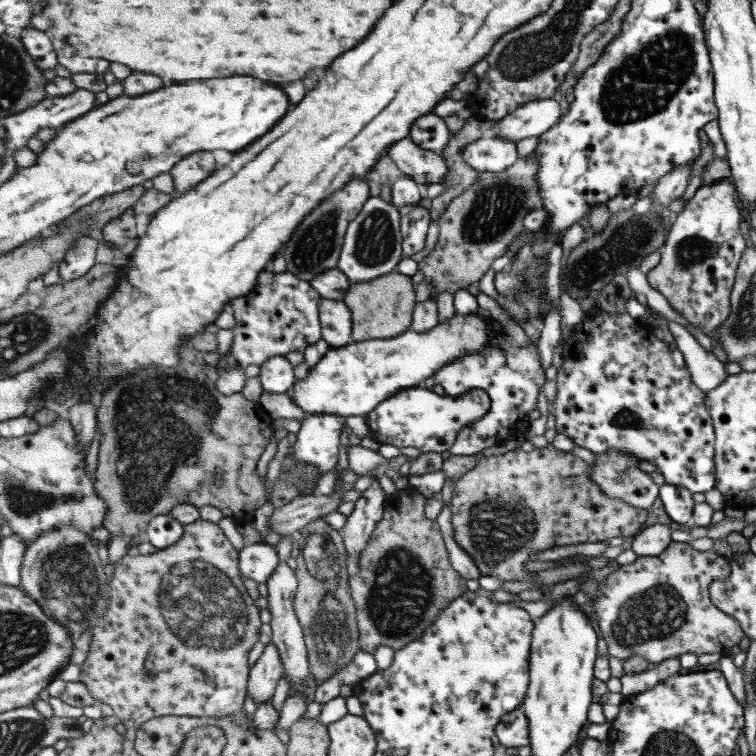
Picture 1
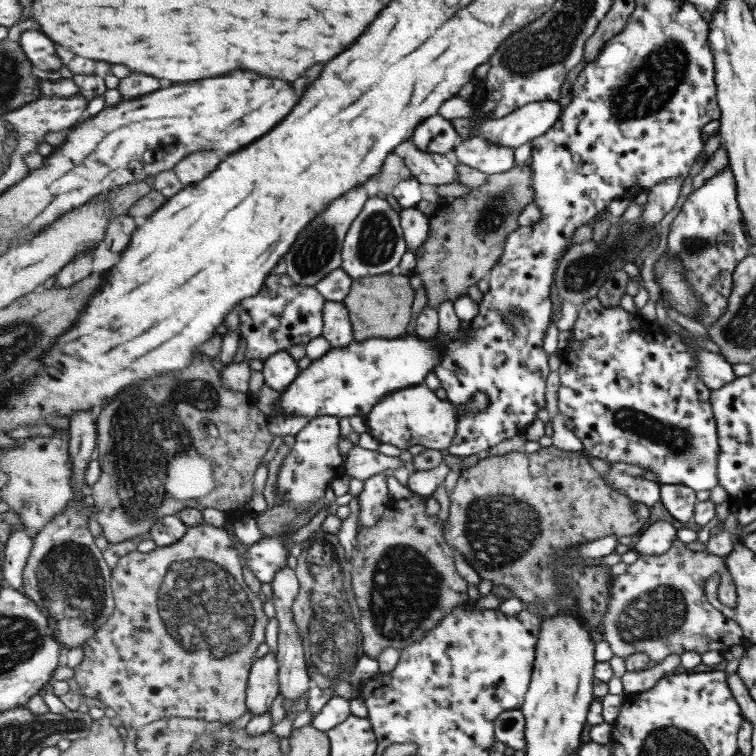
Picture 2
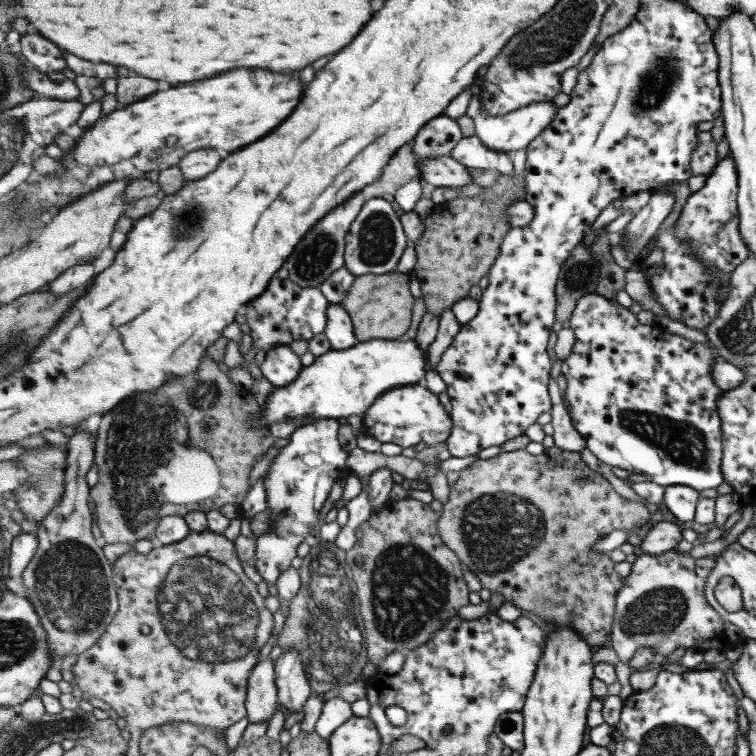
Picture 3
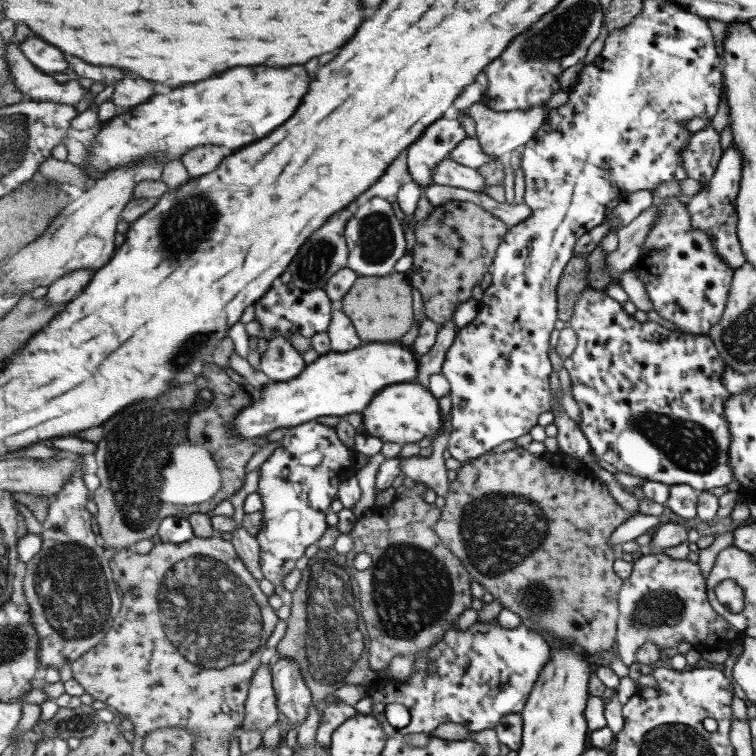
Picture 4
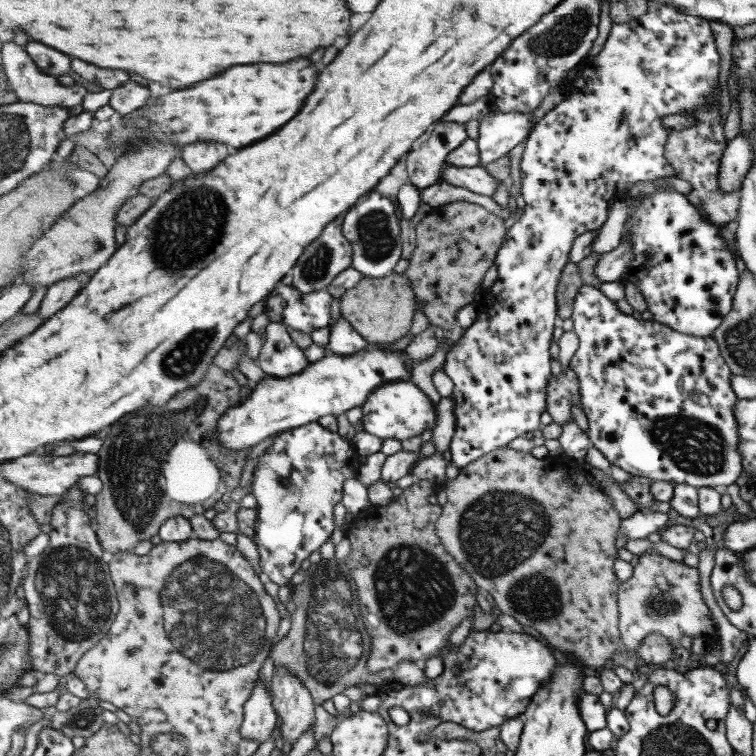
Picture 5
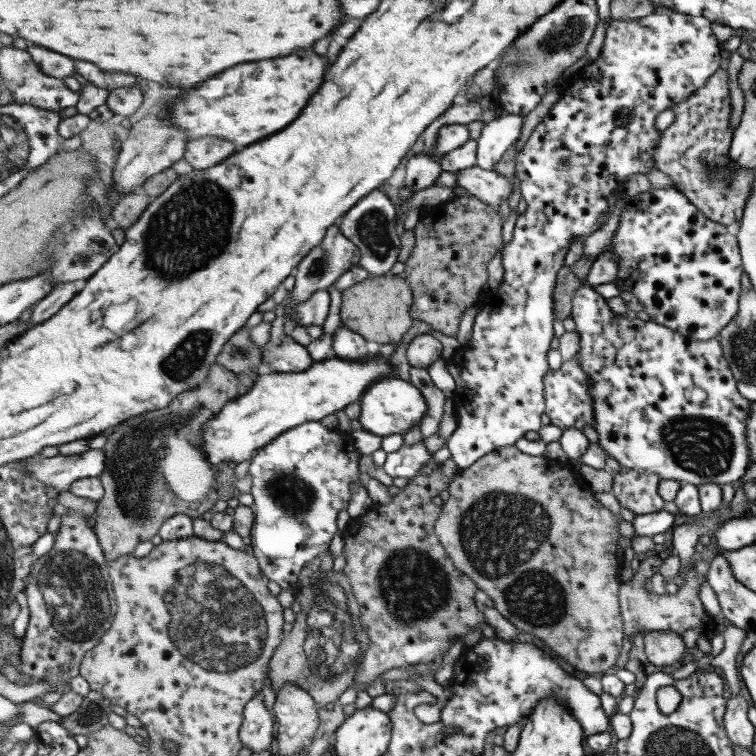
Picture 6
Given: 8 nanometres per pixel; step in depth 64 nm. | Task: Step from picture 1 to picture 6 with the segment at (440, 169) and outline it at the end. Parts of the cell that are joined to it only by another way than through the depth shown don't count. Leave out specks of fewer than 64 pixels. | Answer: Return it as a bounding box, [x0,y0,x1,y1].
[454,166,513,210]

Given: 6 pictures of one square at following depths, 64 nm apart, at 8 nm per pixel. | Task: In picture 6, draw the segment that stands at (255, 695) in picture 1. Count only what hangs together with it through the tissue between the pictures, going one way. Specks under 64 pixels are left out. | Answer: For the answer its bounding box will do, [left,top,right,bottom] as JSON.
[241,692,276,754]

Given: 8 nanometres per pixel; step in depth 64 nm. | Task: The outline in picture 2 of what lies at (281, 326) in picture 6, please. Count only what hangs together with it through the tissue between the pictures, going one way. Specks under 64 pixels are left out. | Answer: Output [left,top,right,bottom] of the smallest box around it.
[261,349,302,392]

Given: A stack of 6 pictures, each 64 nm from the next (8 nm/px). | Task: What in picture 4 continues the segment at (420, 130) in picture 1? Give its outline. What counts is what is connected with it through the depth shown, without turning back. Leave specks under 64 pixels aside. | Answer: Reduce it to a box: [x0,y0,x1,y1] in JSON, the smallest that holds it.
[408,119,468,186]

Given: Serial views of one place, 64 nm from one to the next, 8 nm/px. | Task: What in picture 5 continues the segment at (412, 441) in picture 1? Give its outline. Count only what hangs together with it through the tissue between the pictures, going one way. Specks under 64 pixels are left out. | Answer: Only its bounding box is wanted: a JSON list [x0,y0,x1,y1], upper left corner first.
[362,380,438,440]

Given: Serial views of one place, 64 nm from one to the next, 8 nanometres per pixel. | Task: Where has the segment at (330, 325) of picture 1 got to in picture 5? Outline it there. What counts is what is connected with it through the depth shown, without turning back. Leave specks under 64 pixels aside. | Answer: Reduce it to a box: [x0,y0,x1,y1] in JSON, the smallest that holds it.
[329,317,370,356]

